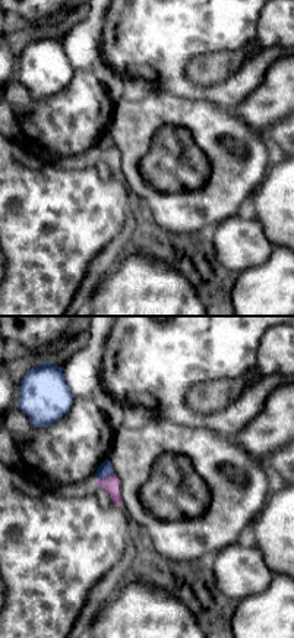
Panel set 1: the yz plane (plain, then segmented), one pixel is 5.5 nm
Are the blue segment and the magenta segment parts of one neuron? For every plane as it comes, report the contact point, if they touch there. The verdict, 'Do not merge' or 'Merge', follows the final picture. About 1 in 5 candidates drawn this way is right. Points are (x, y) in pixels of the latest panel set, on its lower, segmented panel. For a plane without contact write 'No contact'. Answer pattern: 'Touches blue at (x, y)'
Touches blue at (104, 477)

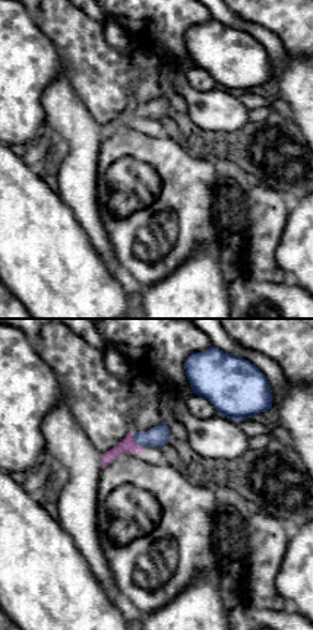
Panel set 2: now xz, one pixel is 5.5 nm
Touches blue at (135, 440)

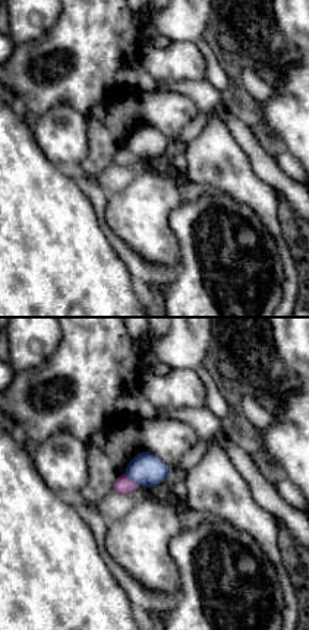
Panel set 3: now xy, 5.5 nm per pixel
Touches blue at (132, 480)

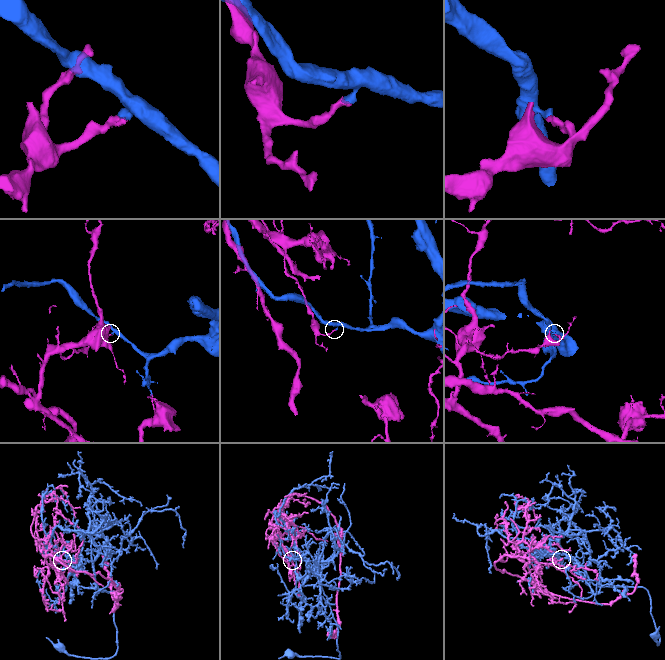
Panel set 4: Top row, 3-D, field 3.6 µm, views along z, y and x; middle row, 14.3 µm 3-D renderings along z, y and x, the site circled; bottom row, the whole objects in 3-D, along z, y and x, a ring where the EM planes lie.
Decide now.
Do not merge

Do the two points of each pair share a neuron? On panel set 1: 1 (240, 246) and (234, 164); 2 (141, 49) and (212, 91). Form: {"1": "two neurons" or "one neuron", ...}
{"1": "two neurons", "2": "one neuron"}

